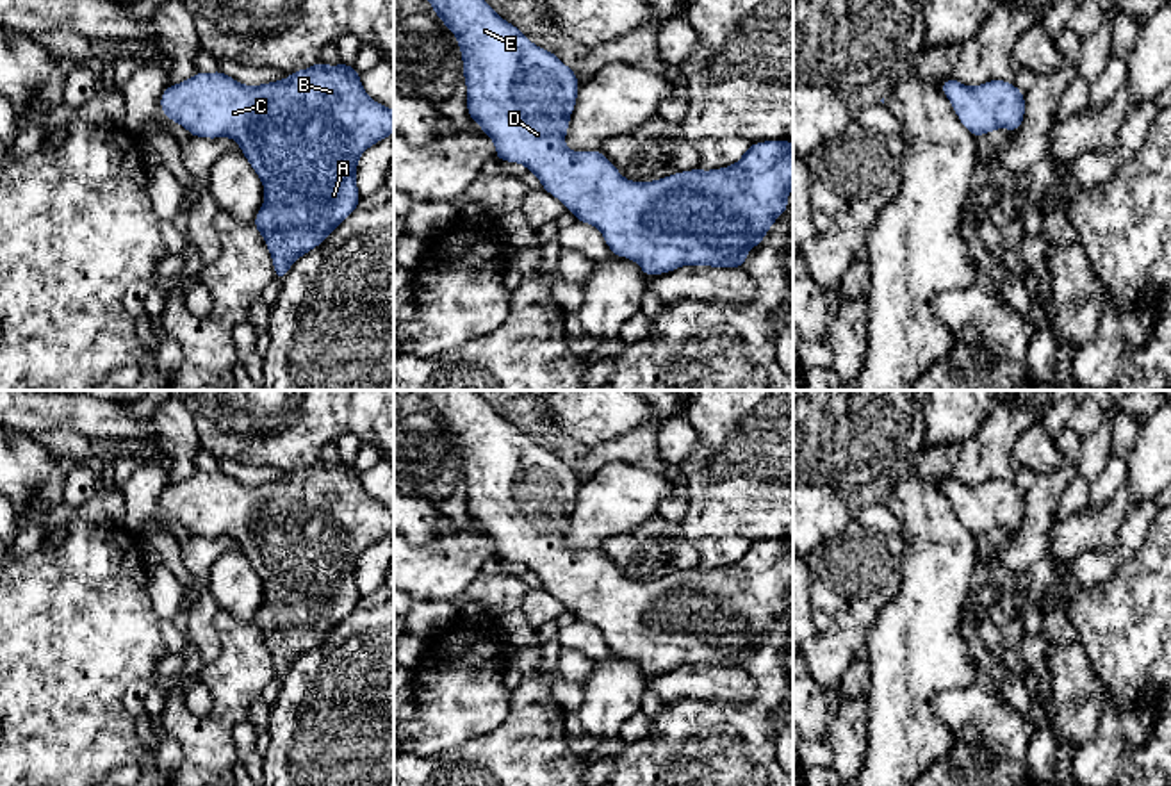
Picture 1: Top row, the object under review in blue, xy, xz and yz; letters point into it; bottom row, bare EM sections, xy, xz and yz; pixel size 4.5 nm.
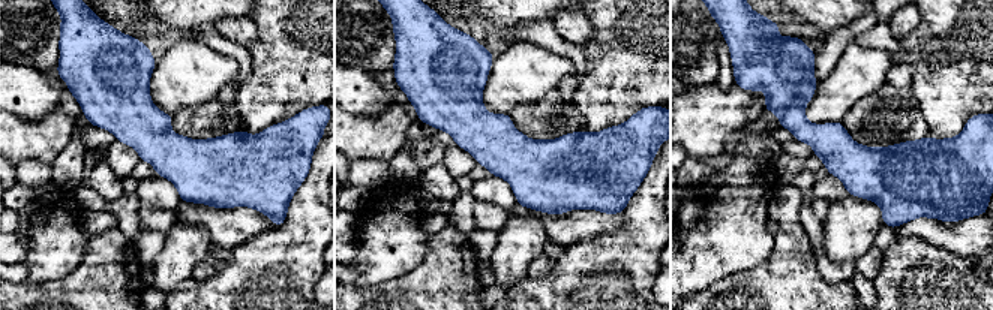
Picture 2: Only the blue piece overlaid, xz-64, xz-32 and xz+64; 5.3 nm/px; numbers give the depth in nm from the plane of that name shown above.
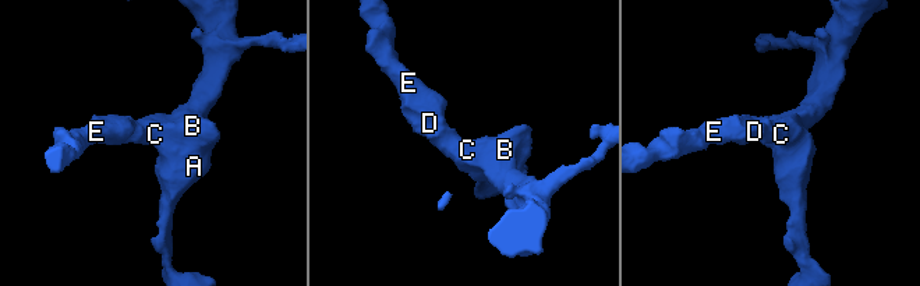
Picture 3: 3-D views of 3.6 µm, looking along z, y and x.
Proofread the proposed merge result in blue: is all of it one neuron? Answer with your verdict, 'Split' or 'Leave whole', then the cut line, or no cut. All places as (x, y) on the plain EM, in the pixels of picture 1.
Leave whole. No split

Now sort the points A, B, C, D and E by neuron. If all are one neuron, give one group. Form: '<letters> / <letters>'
A B C D E

